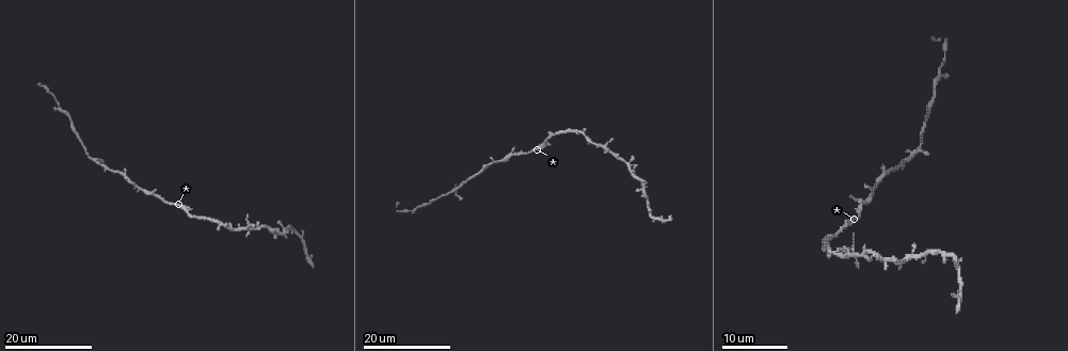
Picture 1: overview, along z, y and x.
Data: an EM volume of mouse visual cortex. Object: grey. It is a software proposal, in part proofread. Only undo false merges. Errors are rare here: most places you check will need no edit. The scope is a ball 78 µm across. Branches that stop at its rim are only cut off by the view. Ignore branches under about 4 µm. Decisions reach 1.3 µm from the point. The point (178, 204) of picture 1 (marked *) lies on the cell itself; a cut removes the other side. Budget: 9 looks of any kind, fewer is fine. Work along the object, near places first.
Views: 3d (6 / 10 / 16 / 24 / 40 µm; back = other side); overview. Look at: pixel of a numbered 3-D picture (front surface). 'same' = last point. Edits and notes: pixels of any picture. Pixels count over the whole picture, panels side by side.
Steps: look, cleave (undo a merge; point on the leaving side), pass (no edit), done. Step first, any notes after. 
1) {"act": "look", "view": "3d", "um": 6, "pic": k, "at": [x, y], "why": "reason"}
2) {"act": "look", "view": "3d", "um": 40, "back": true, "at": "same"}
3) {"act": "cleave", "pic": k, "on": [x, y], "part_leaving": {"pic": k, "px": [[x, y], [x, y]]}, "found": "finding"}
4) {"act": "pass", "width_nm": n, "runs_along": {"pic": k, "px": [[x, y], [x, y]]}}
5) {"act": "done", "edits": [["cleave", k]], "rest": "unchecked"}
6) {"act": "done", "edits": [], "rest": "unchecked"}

{"act": "look", "view": "3d", "um": 16, "pic": 1, "at": [928, 112], "why": "calibre changes"}

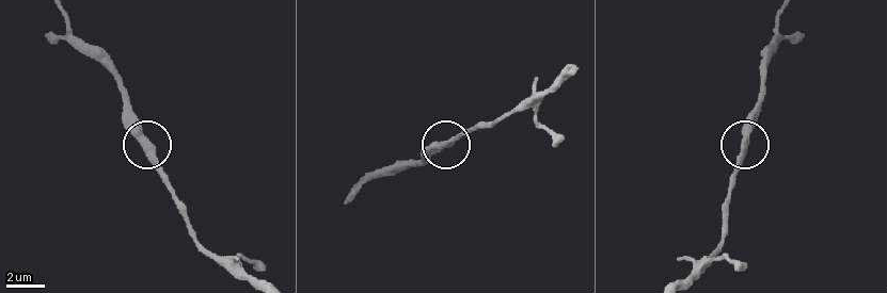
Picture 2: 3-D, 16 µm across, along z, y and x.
{"act": "look", "view": "3d", "um": 6, "pic": 2, "at": [743, 148]}

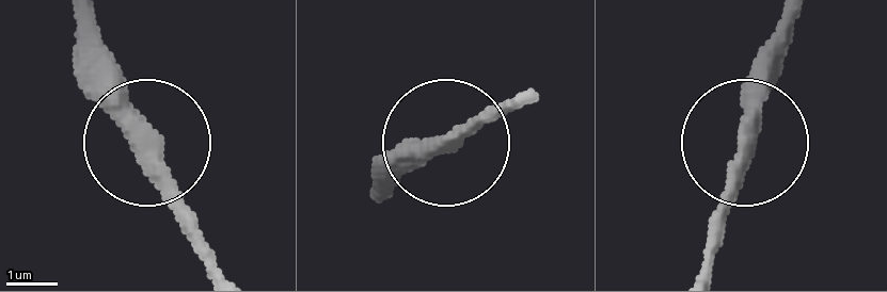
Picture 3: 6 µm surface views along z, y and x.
{"act": "pass", "runs_along": {"pic": 3, "px": [[223, 273], [135, 120], [75, 61]]}, "found": "continuous, no second cell"}

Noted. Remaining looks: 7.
{"act": "look", "view": "3d", "um": 24, "pic": 1, "at": [61, 108], "why": "three-way junction"}

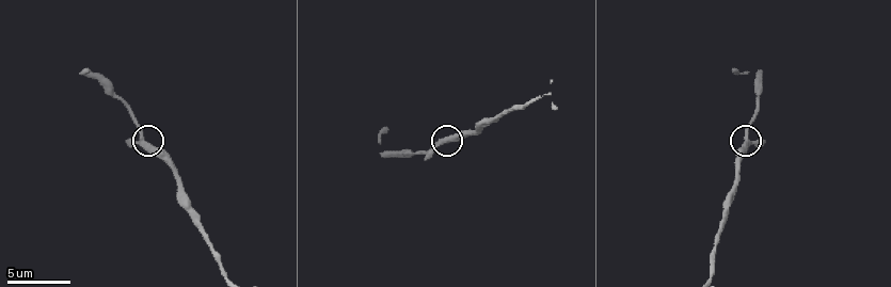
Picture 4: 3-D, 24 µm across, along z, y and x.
{"act": "look", "view": "3d", "um": 10, "pic": 4, "at": [445, 139]}

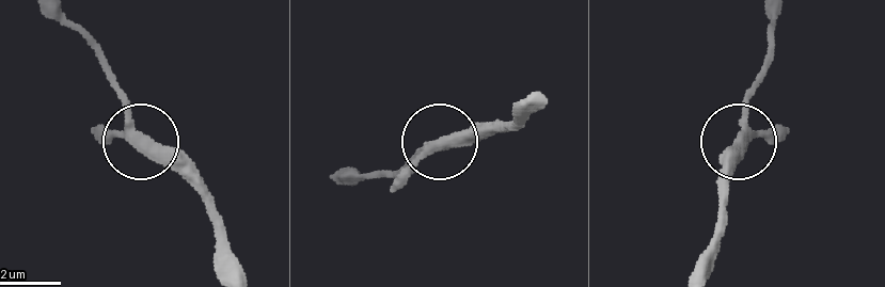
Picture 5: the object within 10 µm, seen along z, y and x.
{"act": "pass", "runs_along": {"pic": 5, "px": [[240, 268], [211, 206], [151, 145], [107, 79]]}, "found": "continuous, no second cell"}

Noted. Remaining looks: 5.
{"act": "look", "view": "3d", "um": 16, "pic": 1, "at": [456, 189], "why": "looks like a crossing"}

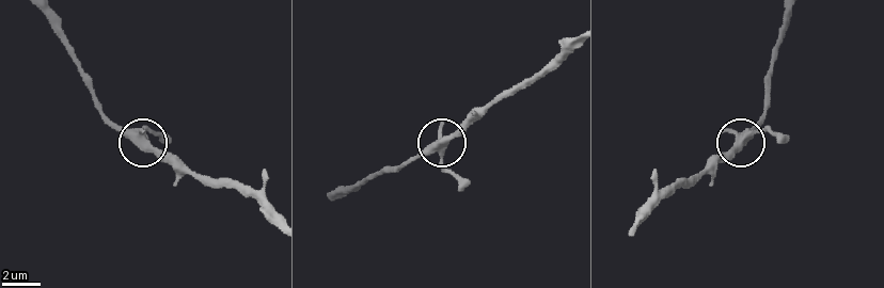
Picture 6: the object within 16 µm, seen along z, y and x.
{"act": "look", "view": "3d", "um": 10, "pic": 6, "at": [439, 151]}

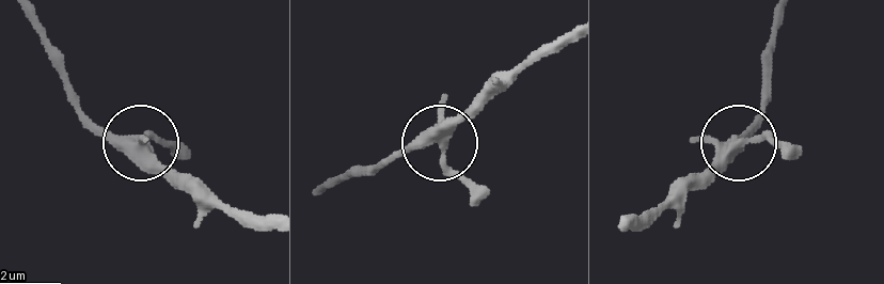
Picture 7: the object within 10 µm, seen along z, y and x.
{"act": "pass", "width_nm": 350, "runs_along": {"pic": 7, "px": [[571, 30], [533, 50], [444, 142], [444, 164], [477, 201]]}, "found": "all the same cell"}

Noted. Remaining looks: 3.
{"act": "look", "view": "3d", "um": 24, "pic": 1, "at": [847, 254], "why": "thin arm on a thick one"}

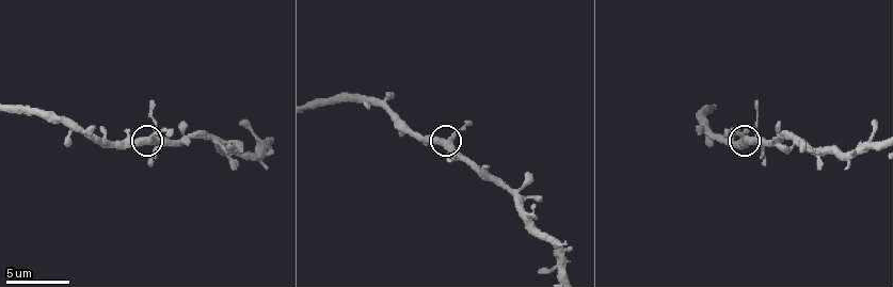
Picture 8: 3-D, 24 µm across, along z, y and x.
{"act": "look", "view": "3d", "um": 6, "pic": 8, "at": [450, 144], "why": "closer look"}

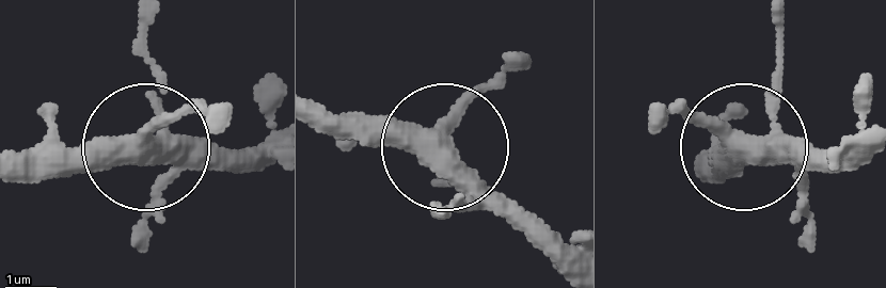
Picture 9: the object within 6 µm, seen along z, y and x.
{"act": "pass", "runs_along": {"pic": 9, "px": [[314, 102], [438, 132], [513, 57]]}, "found": "continuous, no second cell"}

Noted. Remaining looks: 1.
{"act": "done", "edits": [], "rest": "unchecked"}

